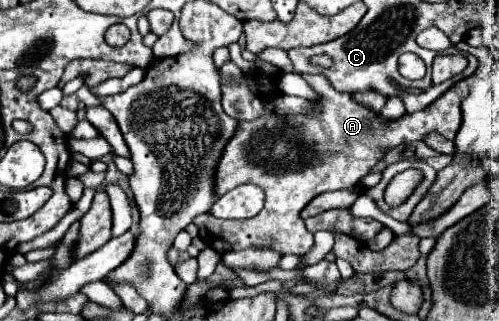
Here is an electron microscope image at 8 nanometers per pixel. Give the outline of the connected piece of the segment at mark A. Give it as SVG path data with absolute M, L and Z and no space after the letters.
M477 74L469 76L467 80L457 82L449 92L441 96L441 100L433 102L429 108L415 112L415 114L405 114L403 118L395 122L383 122L379 114L373 114L365 106L357 104L351 100L351 96L333 92L331 84L327 82L325 76L303 76L321 96L325 96L323 104L319 104L319 110L313 116L261 116L253 122L241 122L237 128L237 134L229 140L225 146L225 152L221 156L221 164L217 166L217 176L215 176L215 192L223 196L231 188L251 182L259 184L265 190L265 206L263 210L245 220L221 220L211 214L201 214L193 220L193 224L199 228L199 236L207 246L213 246L217 252L227 252L227 250L241 250L247 246L269 246L279 250L281 254L307 254L313 248L313 234L307 232L303 220L301 220L301 210L313 200L313 196L327 192L327 190L343 190L343 188L353 188L369 170L377 164L377 160L383 156L387 148L399 146L399 144L409 144L415 140L423 140L423 136L431 130L439 132L443 138L453 140L459 126L461 126L461 102L469 94L471 84L475 82Z

